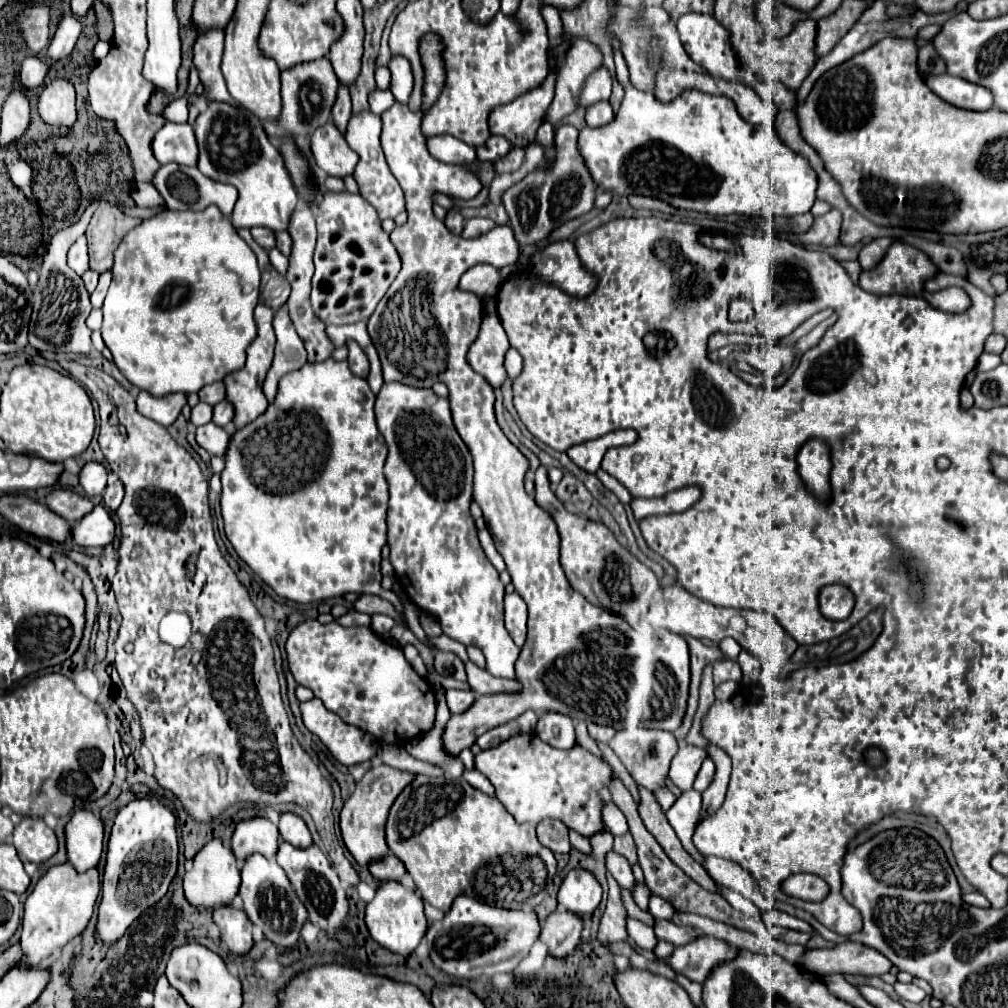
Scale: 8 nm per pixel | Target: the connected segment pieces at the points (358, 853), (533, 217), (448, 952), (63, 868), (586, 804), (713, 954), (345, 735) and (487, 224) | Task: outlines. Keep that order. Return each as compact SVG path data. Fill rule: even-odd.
M385 764L375 766L363 776L363 780L357 784L355 792L349 796L349 800L345 800L343 810L341 810L341 834L343 834L343 842L345 842L347 850L357 860L357 864L369 866L373 860L387 856L387 852L389 852L389 848L385 844L387 812L389 812L395 796L399 796L401 788L405 788L413 780L413 776L415 774L411 774L411 772L401 772L401 770L395 770Z
M563 124L555 130L555 134L557 158L553 162L553 168L527 174L519 184L511 186L503 194L503 204L507 208L511 228L521 246L541 242L551 234L553 228L559 228L563 222L579 218L593 208L595 184L591 184L591 176L587 176L587 168L583 168L583 160L579 160L579 152L575 148L579 130L571 124Z
M457 896L453 900L453 906L449 912L445 912L443 920L435 920L431 922L425 938L429 948L429 958L433 962L435 968L445 970L451 976L457 978L475 978L479 974L485 976L495 976L495 974L509 974L513 972L519 962L529 954L529 948L533 946L533 942L539 936L539 922L533 910L523 912L523 910L501 910L501 908L493 908L487 904L481 904L469 896Z
M61 864L61 866L53 866L49 868L41 880L35 884L33 892L29 894L27 902L25 902L25 916L23 916L23 930L21 930L21 958L11 966L13 968L19 968L19 966L35 966L39 964L43 958L49 958L55 950L63 948L71 938L79 936L91 914L93 914L93 908L95 908L95 902L97 902L97 896L99 896L99 890L101 890L101 884L99 884L99 872L95 868L79 874L71 868L71 864Z
M517 734L477 754L475 768L491 780L497 800L503 802L517 822L539 824L545 818L555 818L587 838L603 832L603 800L599 790L605 788L615 774L605 758L591 754L581 744L559 750L539 740L537 734Z
M705 936L689 944L677 946L671 956L659 958L659 960L667 964L671 970L675 970L677 974L683 974L693 982L703 982L709 976L711 968L715 968L715 964L735 958L735 954L737 954L737 948L729 946L723 940Z
M313 698L313 700L309 700L309 702L301 702L301 716L303 716L305 728L307 728L311 734L315 734L315 736L327 746L327 750L329 750L341 764L345 764L345 766L355 766L355 764L359 764L359 762L371 760L371 758L377 754L379 744L377 744L377 740L375 740L371 734L367 734L367 732L363 732L363 730L355 728L355 726L343 724L343 720L341 720L339 716L335 716L333 712L329 712L319 698Z
M469 218L469 220L465 220L461 236L463 238L477 238L477 236L483 236L485 232L489 232L493 226L495 226L495 222L489 218Z

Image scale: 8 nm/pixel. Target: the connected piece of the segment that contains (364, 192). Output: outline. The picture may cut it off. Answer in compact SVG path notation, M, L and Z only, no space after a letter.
M363 110L363 112L351 116L351 120L347 124L345 140L347 140L349 148L359 154L359 162L353 172L353 178L357 180L359 194L377 210L379 218L385 220L385 218L395 218L397 214L405 212L405 200L403 200L403 190L401 190L399 182L395 180L395 176L391 174L391 170L385 162L379 136L381 136L381 116L373 114L371 110Z

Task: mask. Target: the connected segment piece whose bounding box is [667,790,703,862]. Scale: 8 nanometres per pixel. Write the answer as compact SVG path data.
M687 790L687 792L683 792L683 794L675 800L675 804L667 810L667 820L669 820L669 824L675 828L675 832L677 832L679 840L683 842L685 850L687 850L697 862L701 862L701 854L699 854L697 848L693 846L691 836L693 836L695 826L697 826L697 822L699 822L701 808L703 808L703 804L701 804L701 794L695 792L695 790Z

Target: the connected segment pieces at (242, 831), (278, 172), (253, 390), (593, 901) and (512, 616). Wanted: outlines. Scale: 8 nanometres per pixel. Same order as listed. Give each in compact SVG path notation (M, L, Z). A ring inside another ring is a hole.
M251 818L239 822L231 838L231 850L239 866L245 864L245 860L253 854L275 858L279 850L277 826L267 818Z
M209 100L205 110L195 120L195 138L199 144L197 168L219 182L229 182L239 190L237 204L231 214L231 224L239 228L267 226L273 230L287 228L287 216L297 206L299 194L291 182L281 152L269 142L261 118L245 110L241 104L223 104Z
M257 304L255 308L255 322L257 322L257 338L251 342L251 346L247 348L247 362L243 368L227 374L223 378L225 382L225 390L227 390L227 400L233 404L233 410L235 410L235 416L233 416L233 426L235 430L241 430L243 426L251 424L255 418L259 418L269 402L267 398L263 396L261 392L261 386L263 386L263 380L265 380L265 374L271 366L271 360L273 360L273 346L275 346L275 334L273 334L273 312L271 308L267 308L265 304Z
M571 870L557 894L559 908L569 910L577 916L589 916L597 908L597 894L601 894L601 886L595 876L587 870Z
M517 592L505 594L505 628L517 646L523 646L527 634L527 606Z

